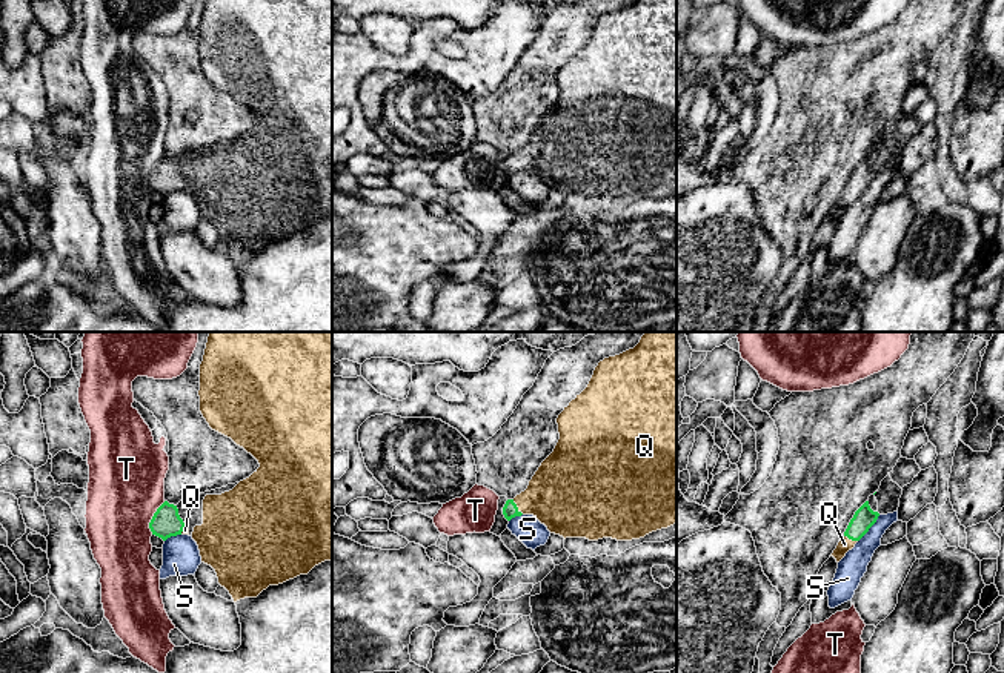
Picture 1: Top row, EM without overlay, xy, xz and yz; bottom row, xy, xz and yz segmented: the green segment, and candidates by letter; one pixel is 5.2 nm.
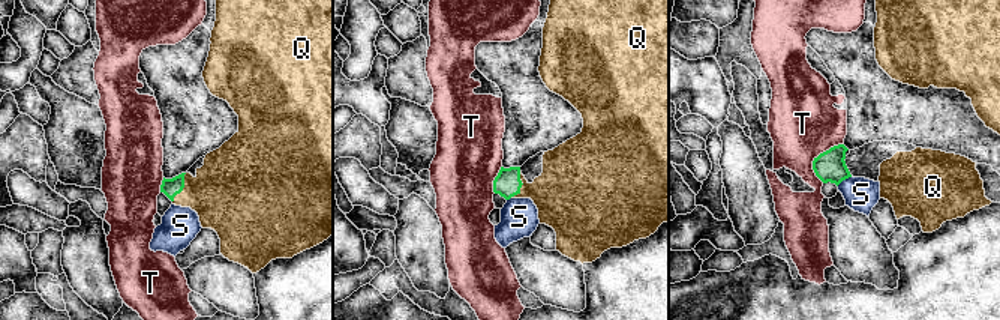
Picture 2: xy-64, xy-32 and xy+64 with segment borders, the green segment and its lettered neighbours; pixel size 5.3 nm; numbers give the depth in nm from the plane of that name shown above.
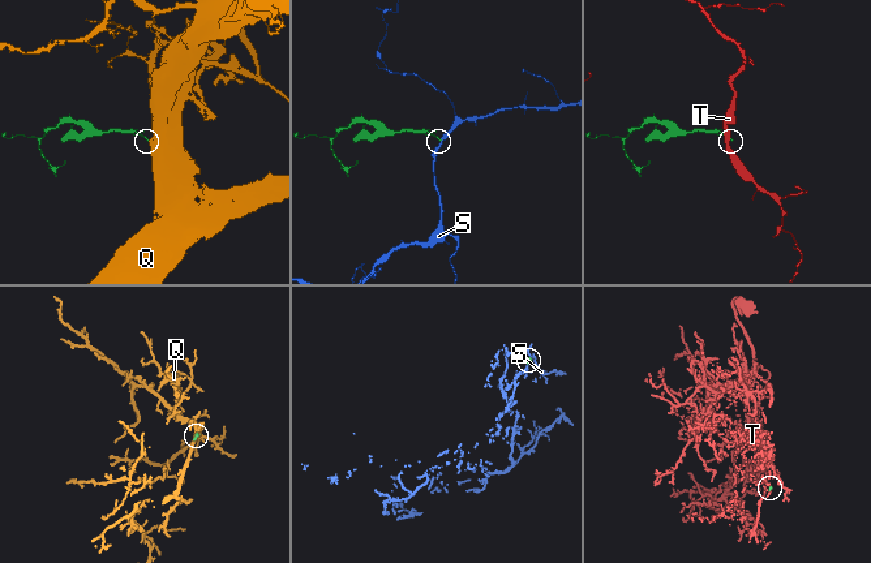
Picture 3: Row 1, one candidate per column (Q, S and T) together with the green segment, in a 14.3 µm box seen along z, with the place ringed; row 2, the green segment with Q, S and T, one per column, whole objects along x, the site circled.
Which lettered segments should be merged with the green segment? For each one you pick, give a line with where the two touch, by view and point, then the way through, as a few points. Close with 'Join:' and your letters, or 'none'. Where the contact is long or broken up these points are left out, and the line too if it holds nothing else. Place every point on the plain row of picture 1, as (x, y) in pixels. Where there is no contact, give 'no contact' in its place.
Q: contact xz (517, 163); way xz (509, 166), (517, 163), (551, 151), (563, 151)
Join: Q

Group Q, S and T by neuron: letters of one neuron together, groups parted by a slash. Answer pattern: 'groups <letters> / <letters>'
groups Q / S / T

